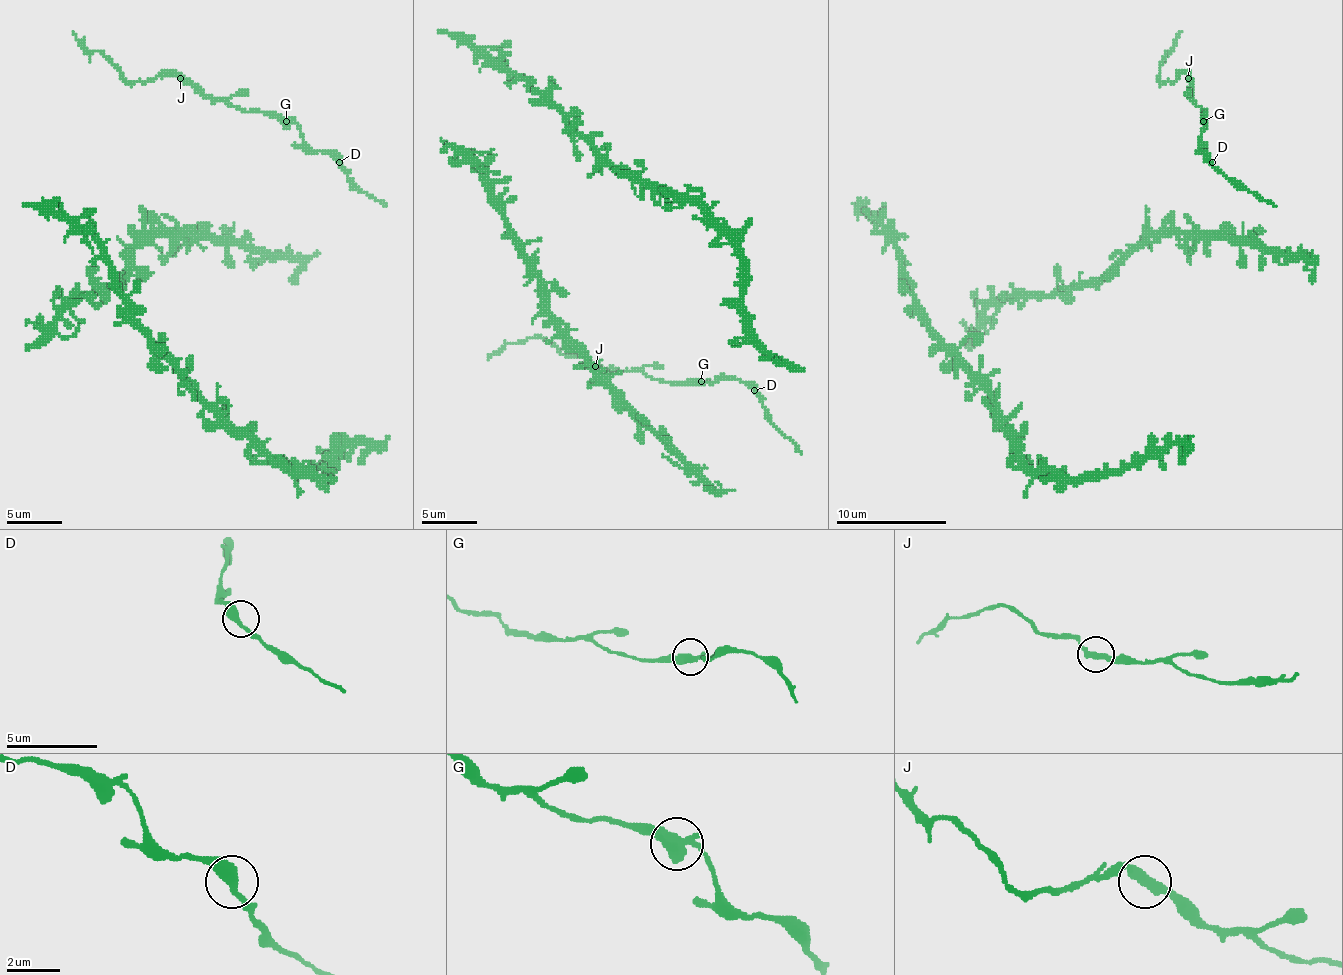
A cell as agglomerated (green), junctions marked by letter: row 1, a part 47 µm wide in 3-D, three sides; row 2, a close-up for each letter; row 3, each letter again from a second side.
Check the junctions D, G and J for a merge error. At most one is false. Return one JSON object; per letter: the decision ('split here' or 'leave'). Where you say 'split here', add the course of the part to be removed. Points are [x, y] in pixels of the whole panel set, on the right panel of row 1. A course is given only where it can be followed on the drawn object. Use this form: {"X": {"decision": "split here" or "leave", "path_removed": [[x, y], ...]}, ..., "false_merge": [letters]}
{"D": {"decision": "leave"}, "G": {"decision": "leave"}, "J": {"decision": "leave"}, "false_merge": []}

